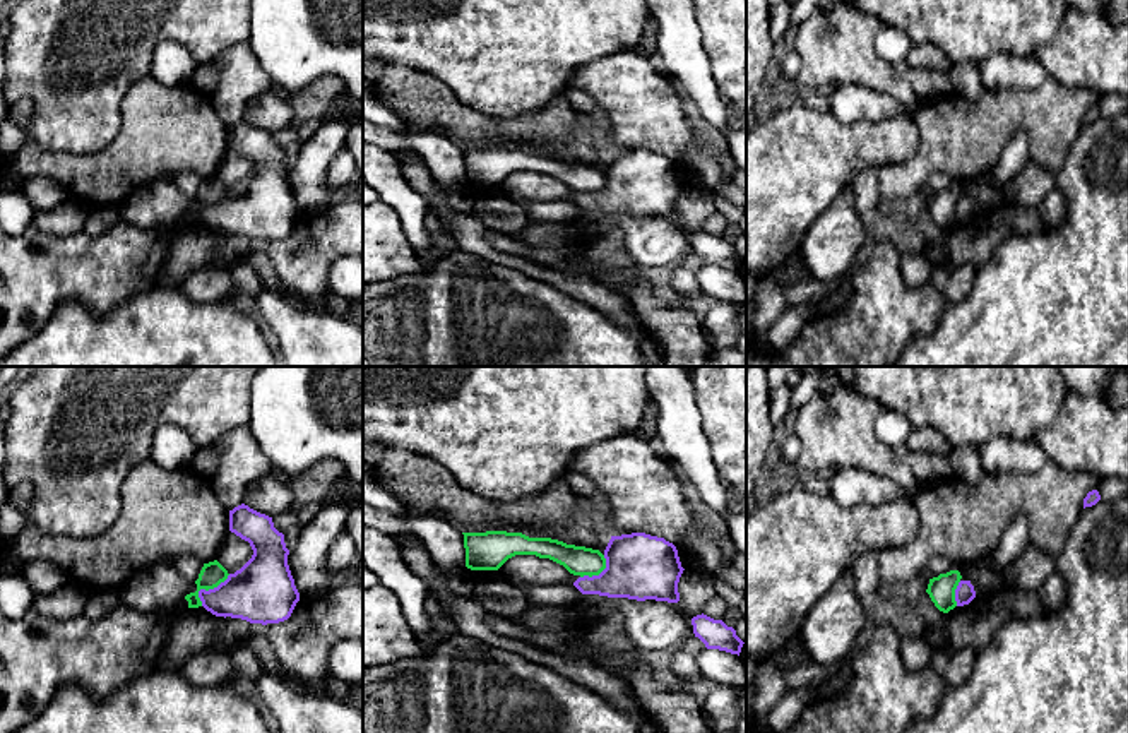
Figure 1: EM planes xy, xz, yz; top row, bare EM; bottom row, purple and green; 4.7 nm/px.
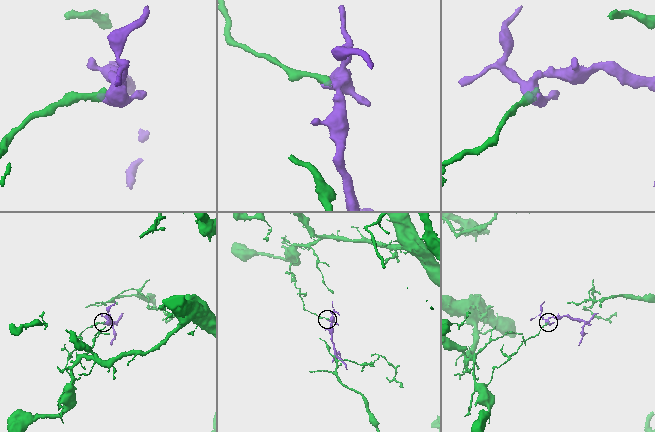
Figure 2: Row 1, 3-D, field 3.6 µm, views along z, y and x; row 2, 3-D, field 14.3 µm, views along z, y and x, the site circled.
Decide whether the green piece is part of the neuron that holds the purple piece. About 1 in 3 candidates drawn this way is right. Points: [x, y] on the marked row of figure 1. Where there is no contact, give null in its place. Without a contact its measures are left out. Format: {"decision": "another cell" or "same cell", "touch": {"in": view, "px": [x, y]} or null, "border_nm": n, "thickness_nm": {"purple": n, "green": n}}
{"decision": "another cell", "touch": {"in": "xy", "px": [209, 589]}, "border_nm": 200, "thickness_nm": {"purple": 300, "green": 110}}

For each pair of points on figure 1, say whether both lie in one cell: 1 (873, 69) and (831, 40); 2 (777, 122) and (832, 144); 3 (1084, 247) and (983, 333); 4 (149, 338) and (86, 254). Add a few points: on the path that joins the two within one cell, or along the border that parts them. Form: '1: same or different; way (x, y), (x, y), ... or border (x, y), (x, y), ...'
1: same; way (863, 65), (841, 50)
2: same; way (791, 136), (800, 144), (819, 144)
3: same; way (1058, 273), (1009, 322)
4: different; border (156, 281), (101, 315), (93, 315), (83, 307)

